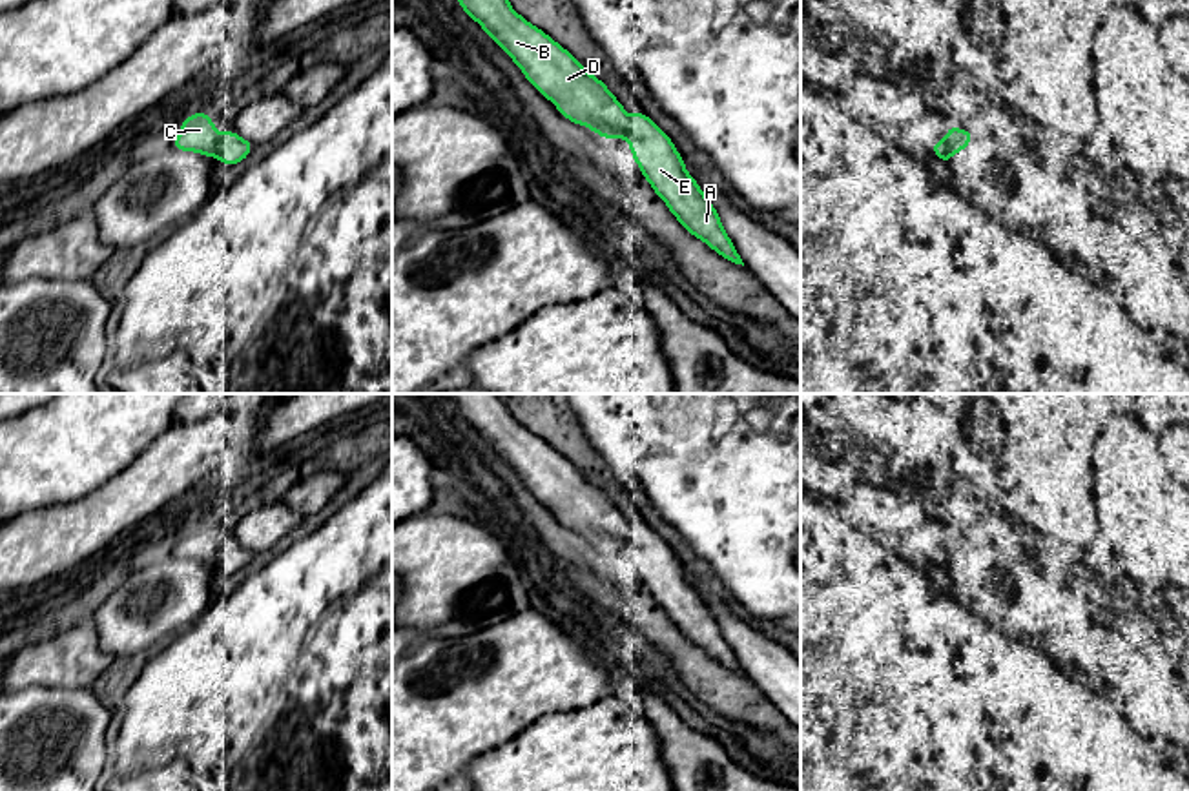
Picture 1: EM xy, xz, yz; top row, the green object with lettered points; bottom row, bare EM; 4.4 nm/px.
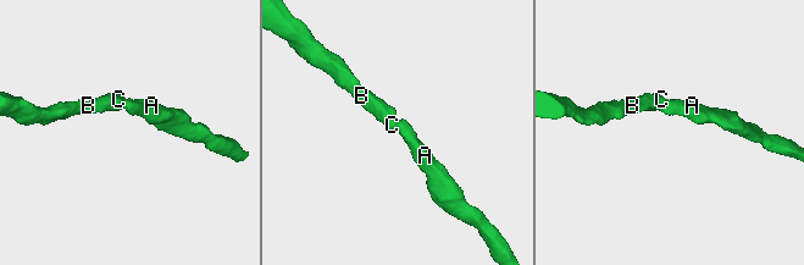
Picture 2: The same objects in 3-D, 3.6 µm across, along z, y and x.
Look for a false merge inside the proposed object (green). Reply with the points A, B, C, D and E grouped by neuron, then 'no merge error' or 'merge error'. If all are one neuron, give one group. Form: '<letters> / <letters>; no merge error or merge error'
A B C D E; no merge error

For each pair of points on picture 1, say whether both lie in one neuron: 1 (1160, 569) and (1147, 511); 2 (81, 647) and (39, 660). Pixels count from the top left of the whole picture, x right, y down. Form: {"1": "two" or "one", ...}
{"1": "one", "2": "one"}

